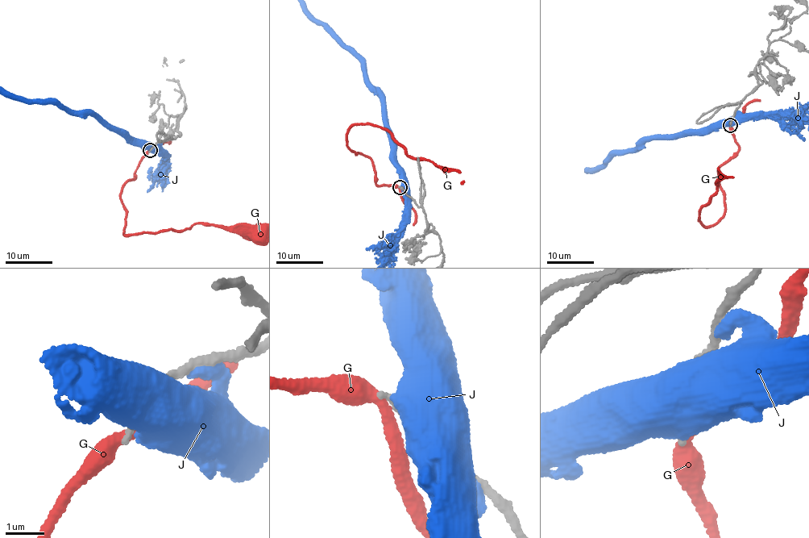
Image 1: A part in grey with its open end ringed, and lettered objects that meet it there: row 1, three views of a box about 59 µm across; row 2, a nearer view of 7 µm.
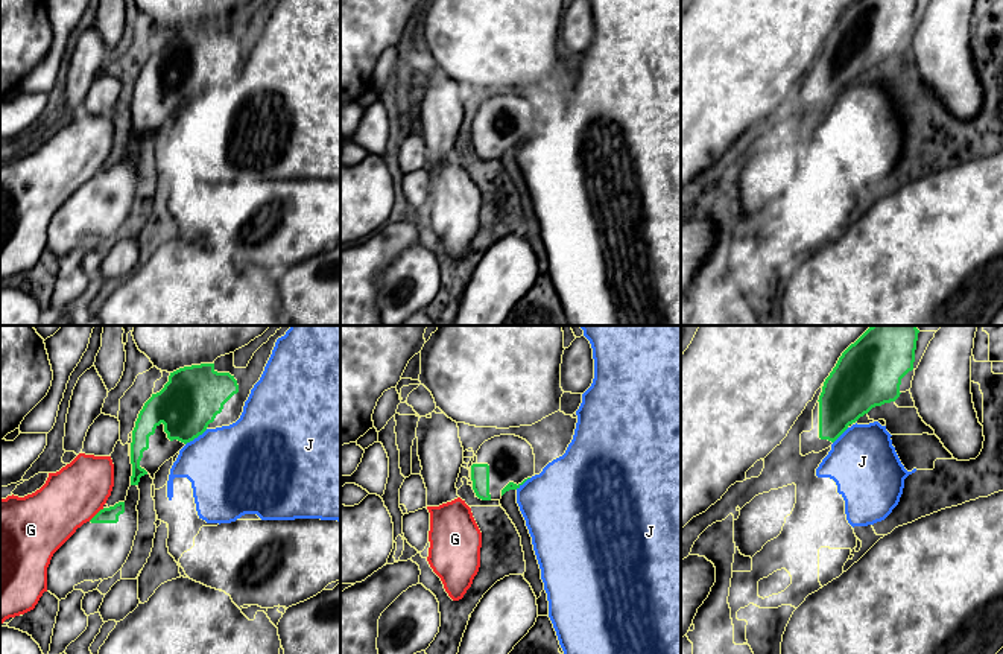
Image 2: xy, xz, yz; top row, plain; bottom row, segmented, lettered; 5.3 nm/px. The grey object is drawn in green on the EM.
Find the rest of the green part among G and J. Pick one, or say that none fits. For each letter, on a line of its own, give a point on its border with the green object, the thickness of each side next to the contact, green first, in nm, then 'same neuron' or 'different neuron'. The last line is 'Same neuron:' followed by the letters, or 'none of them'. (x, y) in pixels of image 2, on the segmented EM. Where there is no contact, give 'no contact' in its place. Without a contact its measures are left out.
G: xy (98, 513) | 80/300 nm | different neuron
J: xy (196, 437) | 320/460 nm | different neuron
Same neuron: none of them

